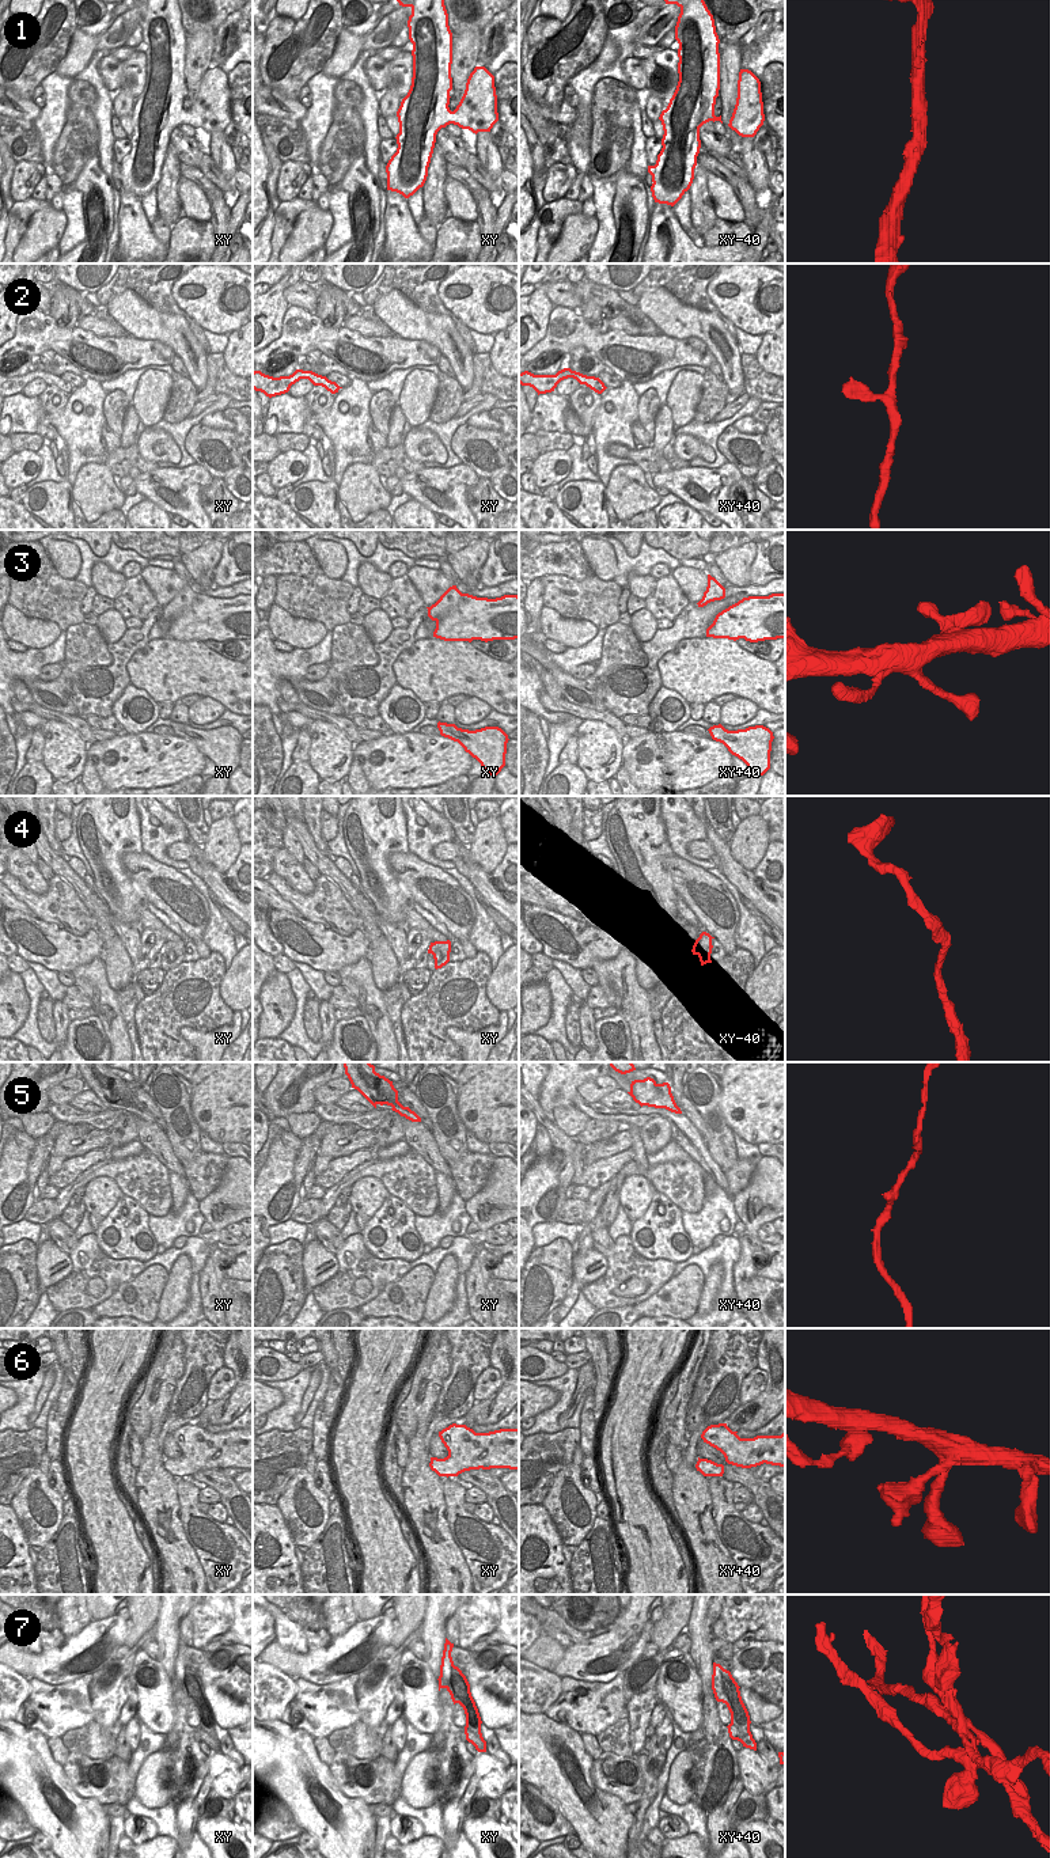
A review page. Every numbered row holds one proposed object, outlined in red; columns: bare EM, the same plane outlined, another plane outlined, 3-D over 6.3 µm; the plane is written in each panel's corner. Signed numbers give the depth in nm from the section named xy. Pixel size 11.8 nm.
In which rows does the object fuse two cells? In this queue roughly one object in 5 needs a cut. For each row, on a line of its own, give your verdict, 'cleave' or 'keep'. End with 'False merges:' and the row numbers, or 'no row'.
1: keep
2: keep
3: keep
4: keep
5: keep
6: keep
7: cleave
False merges: 7

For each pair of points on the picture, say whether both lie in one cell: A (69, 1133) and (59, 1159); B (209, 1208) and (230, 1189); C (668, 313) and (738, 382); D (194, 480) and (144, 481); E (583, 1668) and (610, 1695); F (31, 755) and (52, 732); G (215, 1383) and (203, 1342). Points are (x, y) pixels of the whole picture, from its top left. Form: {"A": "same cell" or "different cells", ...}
{"A": "same cell", "B": "same cell", "C": "same cell", "D": "same cell", "E": "different cells", "F": "different cells", "G": "different cells"}

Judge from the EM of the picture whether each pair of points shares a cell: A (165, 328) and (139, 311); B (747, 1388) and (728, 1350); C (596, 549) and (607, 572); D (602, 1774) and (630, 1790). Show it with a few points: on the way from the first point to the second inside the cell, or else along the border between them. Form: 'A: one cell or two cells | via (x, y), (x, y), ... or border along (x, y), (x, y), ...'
A: one cell | via (158, 326), (154, 326), (146, 318)
B: two cells | border along (757, 1365), (742, 1381), (739, 1403)
C: one cell | via (599, 554), (603, 567)
D: one cell | via (609, 1778), (614, 1783), (624, 1785)

